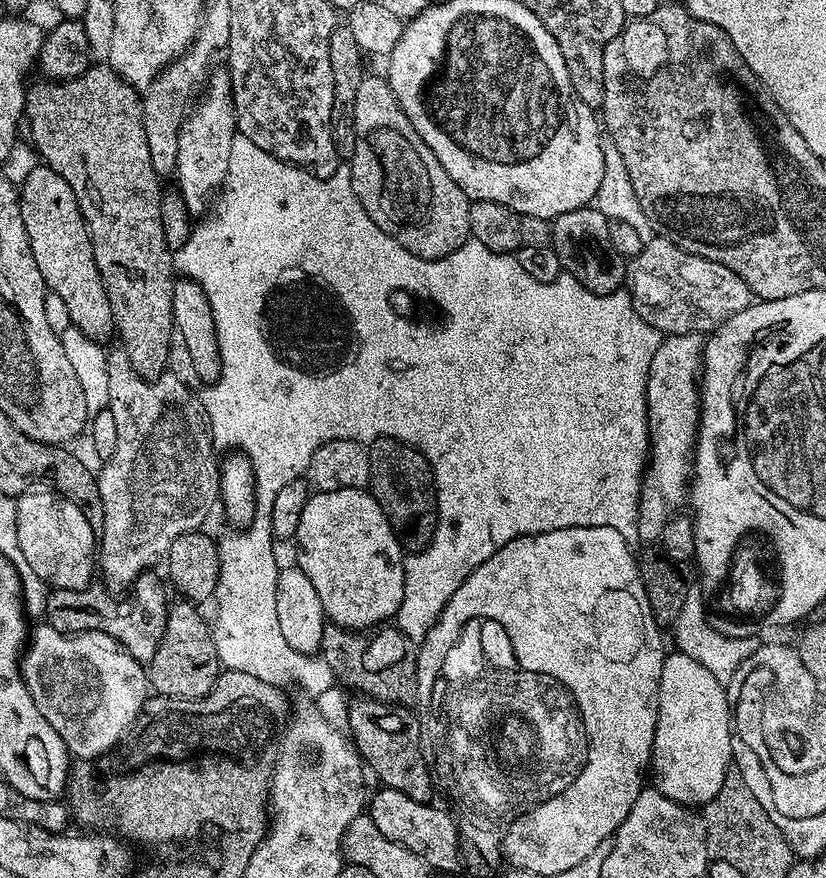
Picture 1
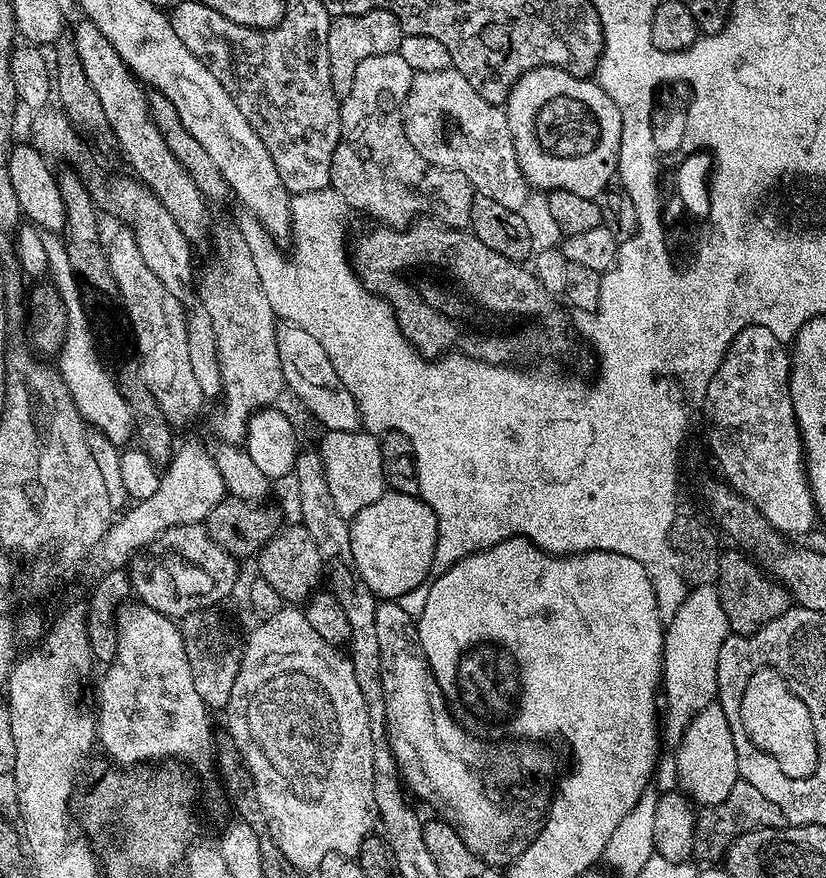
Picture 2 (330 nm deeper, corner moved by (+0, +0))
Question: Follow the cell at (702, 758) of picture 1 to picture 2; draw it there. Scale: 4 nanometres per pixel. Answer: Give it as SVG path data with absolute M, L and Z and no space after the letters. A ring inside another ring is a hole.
M719 703L704 705L692 721L686 726L679 744L674 748L676 779L681 793L693 805L707 806L722 802L726 794L740 779L738 754L734 750L734 734L728 725L728 719Z

